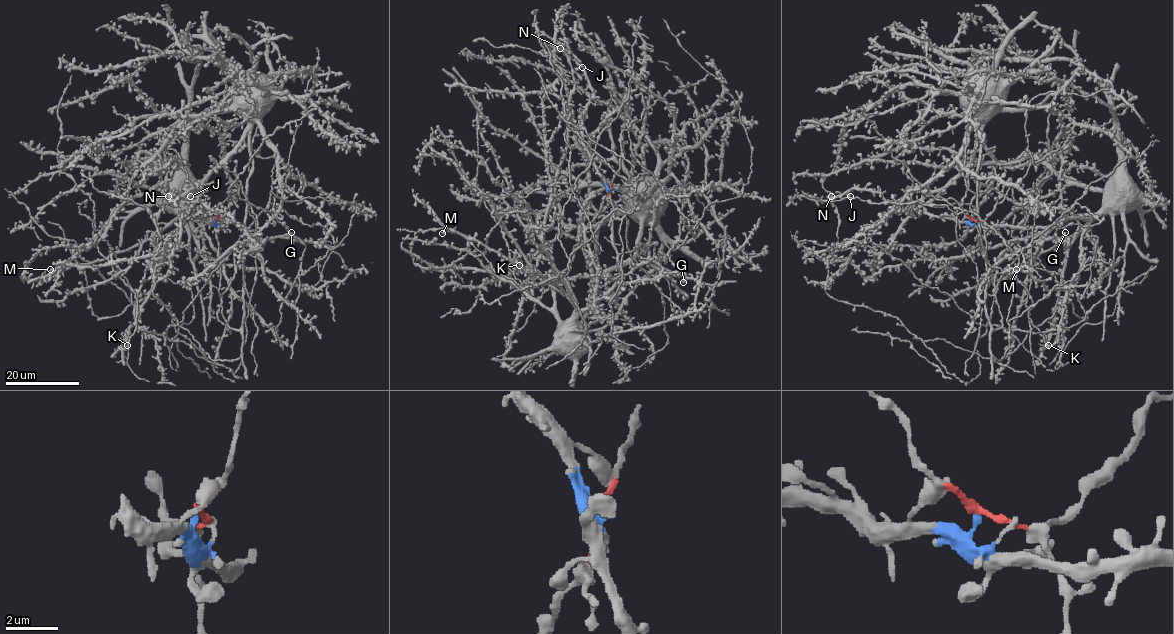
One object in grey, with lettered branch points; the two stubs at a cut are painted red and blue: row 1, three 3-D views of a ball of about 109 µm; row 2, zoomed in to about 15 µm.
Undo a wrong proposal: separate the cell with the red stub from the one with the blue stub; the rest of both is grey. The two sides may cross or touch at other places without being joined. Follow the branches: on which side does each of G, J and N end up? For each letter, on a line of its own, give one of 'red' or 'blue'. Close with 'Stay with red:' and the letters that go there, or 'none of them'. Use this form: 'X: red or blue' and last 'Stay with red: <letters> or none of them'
G: blue
J: blue
N: blue
Stay with red: none of them

